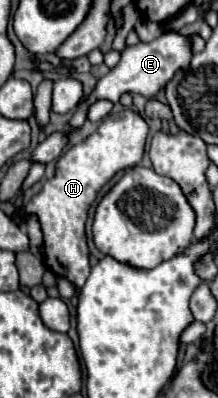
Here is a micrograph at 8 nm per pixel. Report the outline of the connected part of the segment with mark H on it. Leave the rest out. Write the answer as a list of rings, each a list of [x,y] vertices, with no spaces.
[[[123,110],[119,114],[111,114],[91,136],[87,136],[81,144],[69,148],[57,160],[57,172],[51,180],[45,182],[43,190],[35,194],[25,210],[39,218],[43,230],[43,254],[47,268],[69,280],[75,286],[75,292],[81,292],[81,286],[89,278],[89,248],[85,242],[85,220],[91,202],[95,200],[99,188],[119,170],[127,166],[135,166],[143,158],[145,140],[147,140],[147,124],[133,110]]]

